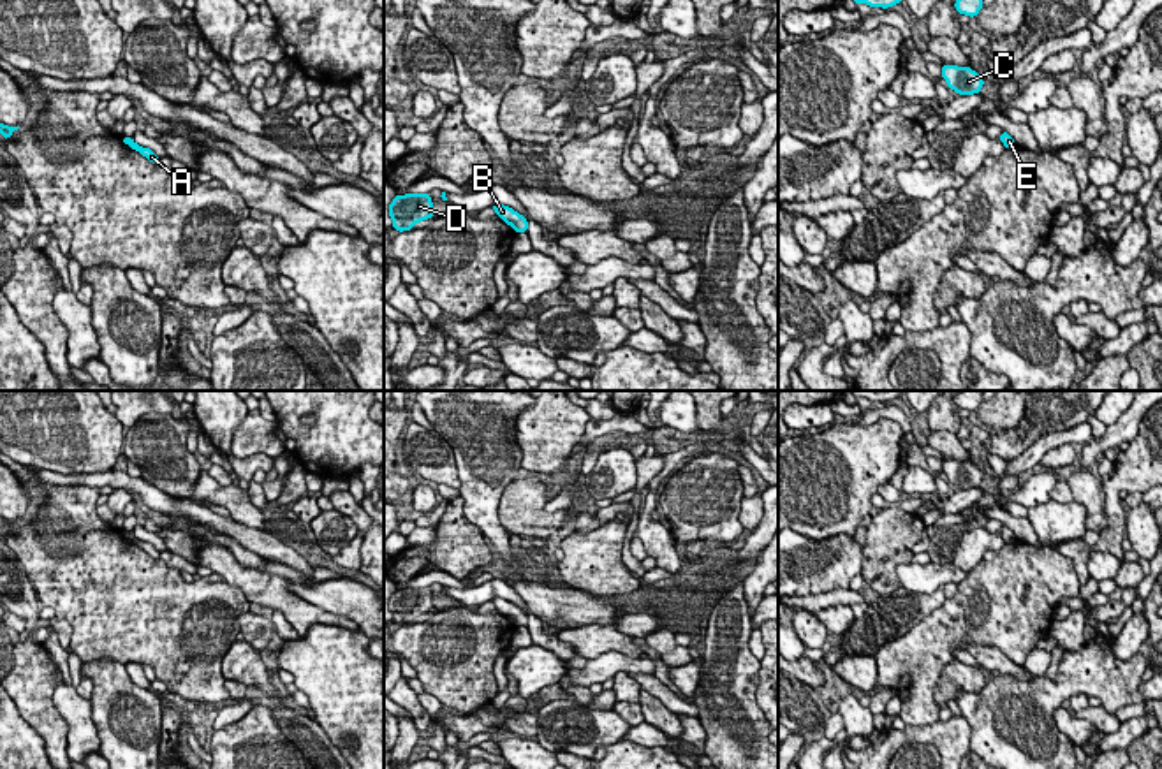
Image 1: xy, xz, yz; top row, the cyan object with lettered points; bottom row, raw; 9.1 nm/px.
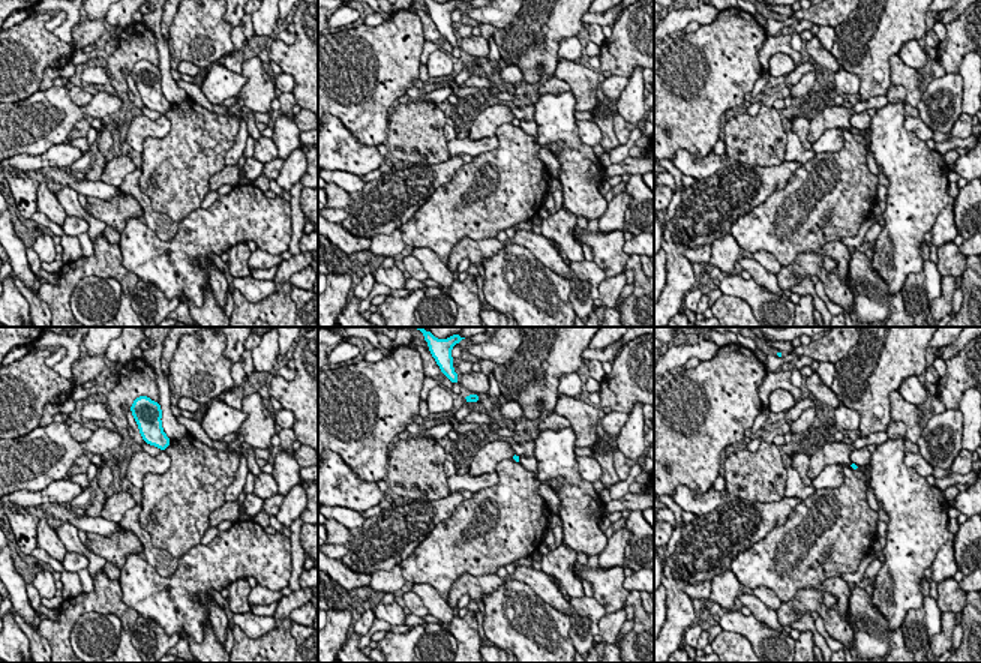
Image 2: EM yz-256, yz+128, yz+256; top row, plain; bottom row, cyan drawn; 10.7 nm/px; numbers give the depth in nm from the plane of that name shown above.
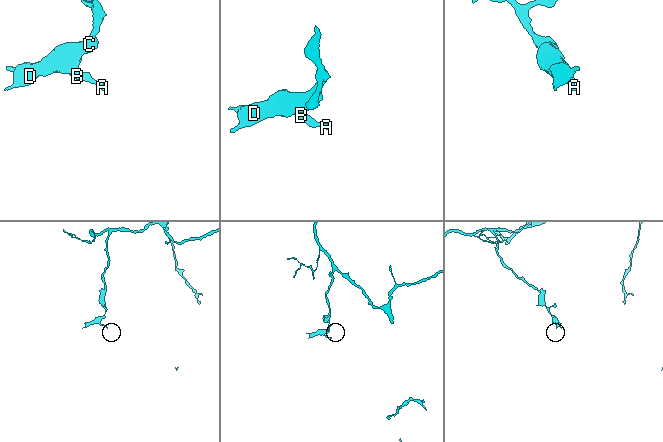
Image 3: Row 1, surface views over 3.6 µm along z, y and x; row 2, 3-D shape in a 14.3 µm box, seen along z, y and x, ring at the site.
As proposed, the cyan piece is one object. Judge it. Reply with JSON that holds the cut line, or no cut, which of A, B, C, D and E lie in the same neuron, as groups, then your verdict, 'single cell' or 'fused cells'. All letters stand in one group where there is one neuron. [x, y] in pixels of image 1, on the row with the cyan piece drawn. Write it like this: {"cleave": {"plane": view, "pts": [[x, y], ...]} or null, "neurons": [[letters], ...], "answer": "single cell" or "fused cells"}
{"cleave": null, "neurons": [["A", "B", "C", "D", "E"]], "answer": "single cell"}

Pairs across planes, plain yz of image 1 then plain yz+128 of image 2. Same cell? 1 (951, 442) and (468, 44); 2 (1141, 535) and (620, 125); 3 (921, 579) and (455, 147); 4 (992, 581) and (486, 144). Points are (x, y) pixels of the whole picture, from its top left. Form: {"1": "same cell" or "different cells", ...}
{"1": "same cell", "2": "different cells", "3": "same cell", "4": "different cells"}

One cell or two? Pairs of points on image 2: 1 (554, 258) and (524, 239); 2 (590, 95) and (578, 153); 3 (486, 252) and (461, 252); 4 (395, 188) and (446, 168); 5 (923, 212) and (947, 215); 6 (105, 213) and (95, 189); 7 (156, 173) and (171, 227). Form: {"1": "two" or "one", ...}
{"1": "one", "2": "two", "3": "one", "4": "one", "5": "two", "6": "two", "7": "two"}

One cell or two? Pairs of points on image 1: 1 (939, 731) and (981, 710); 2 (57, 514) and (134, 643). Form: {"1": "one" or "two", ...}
{"1": "two", "2": "one"}

